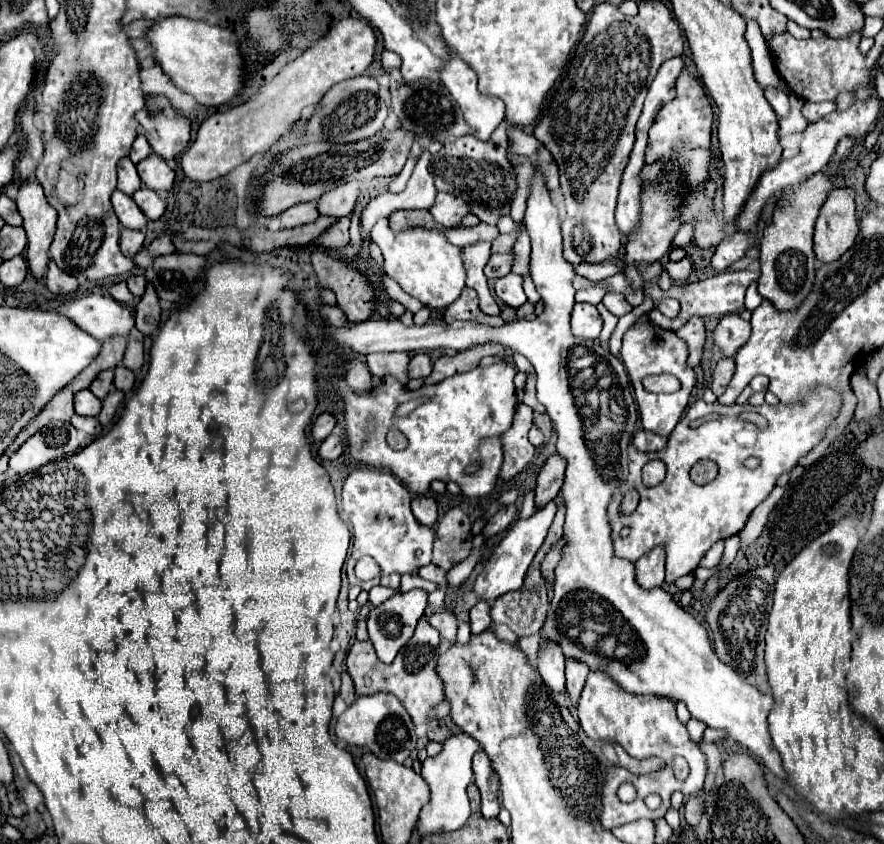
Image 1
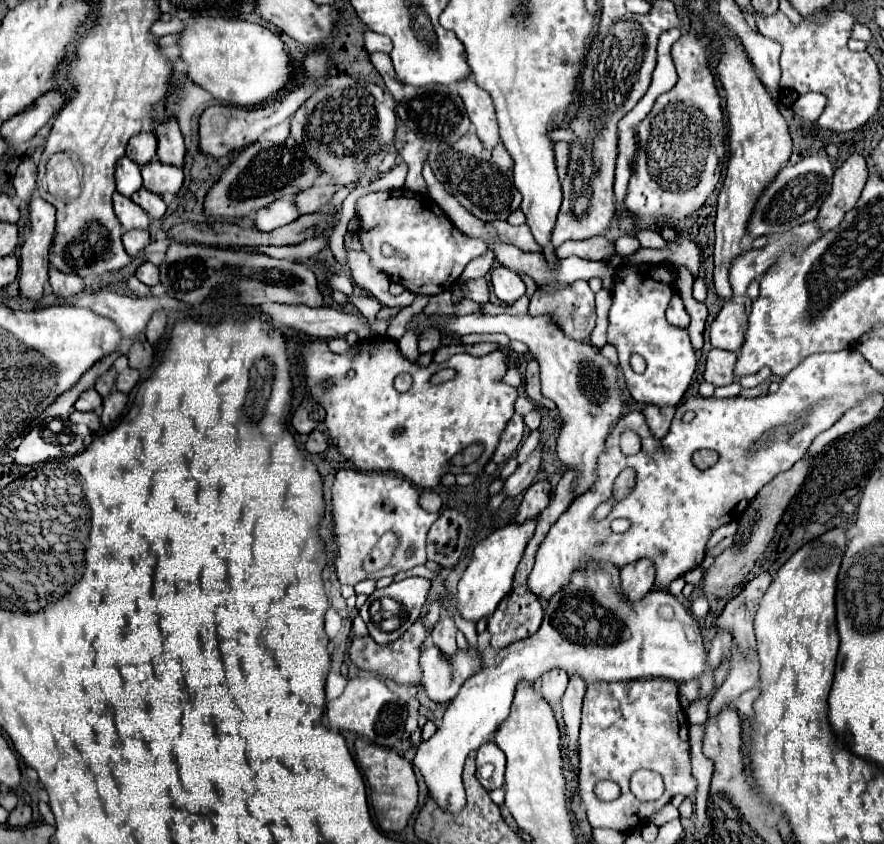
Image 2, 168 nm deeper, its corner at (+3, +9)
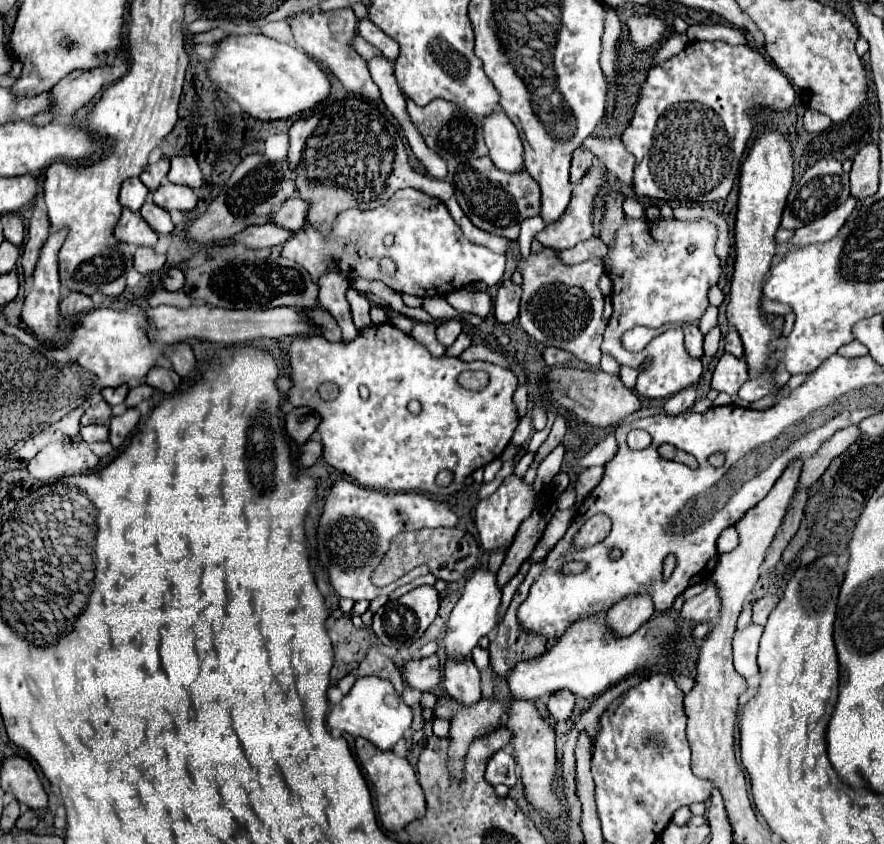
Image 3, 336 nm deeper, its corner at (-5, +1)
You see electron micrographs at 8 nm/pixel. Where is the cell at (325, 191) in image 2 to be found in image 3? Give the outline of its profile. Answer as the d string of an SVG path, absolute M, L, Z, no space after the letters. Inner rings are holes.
M300 197L284 201L284 205L278 209L276 217L272 219L276 225L286 227L290 231L300 231L306 225L306 213L308 213L308 201L302 201Z

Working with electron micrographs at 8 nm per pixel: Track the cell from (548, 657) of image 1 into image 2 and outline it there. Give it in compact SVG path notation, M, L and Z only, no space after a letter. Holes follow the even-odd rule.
M550 671L542 675L542 697L546 701L560 701L568 685L568 675L562 671Z

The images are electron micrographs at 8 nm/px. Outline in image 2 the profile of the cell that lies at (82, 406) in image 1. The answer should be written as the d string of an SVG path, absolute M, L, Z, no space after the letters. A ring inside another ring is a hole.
M94 389L82 393L82 397L74 403L76 411L100 411L100 407L102 407L102 397Z

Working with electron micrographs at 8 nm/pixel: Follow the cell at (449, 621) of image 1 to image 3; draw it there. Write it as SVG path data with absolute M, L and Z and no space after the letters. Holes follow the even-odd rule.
M462 657L462 661L450 661L446 659L444 667L444 687L452 699L458 703L476 703L480 695L480 671L472 663L470 657Z

